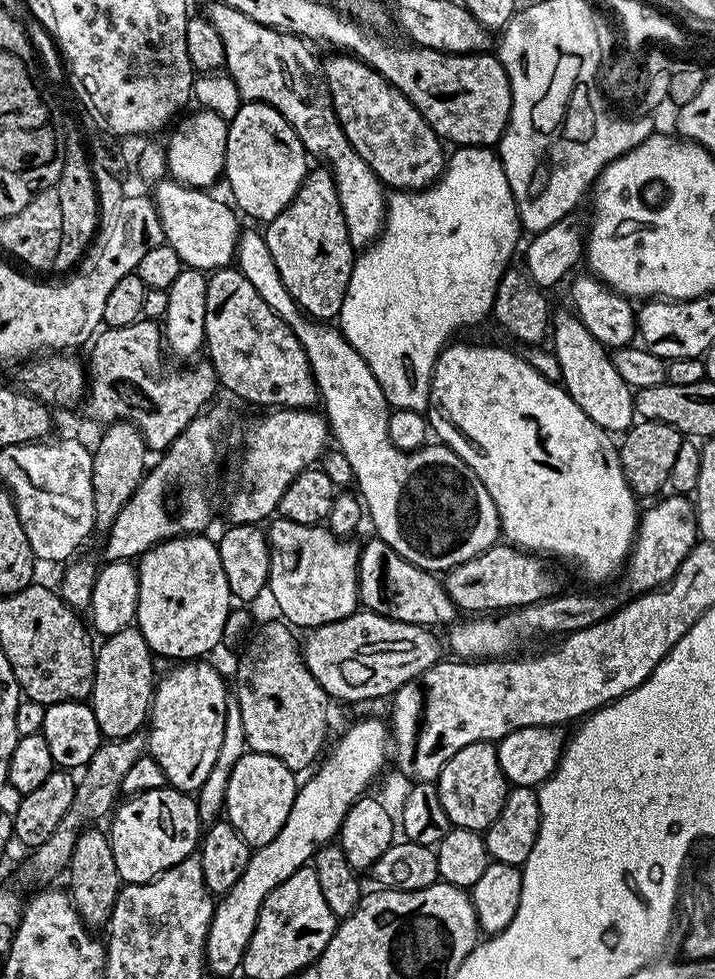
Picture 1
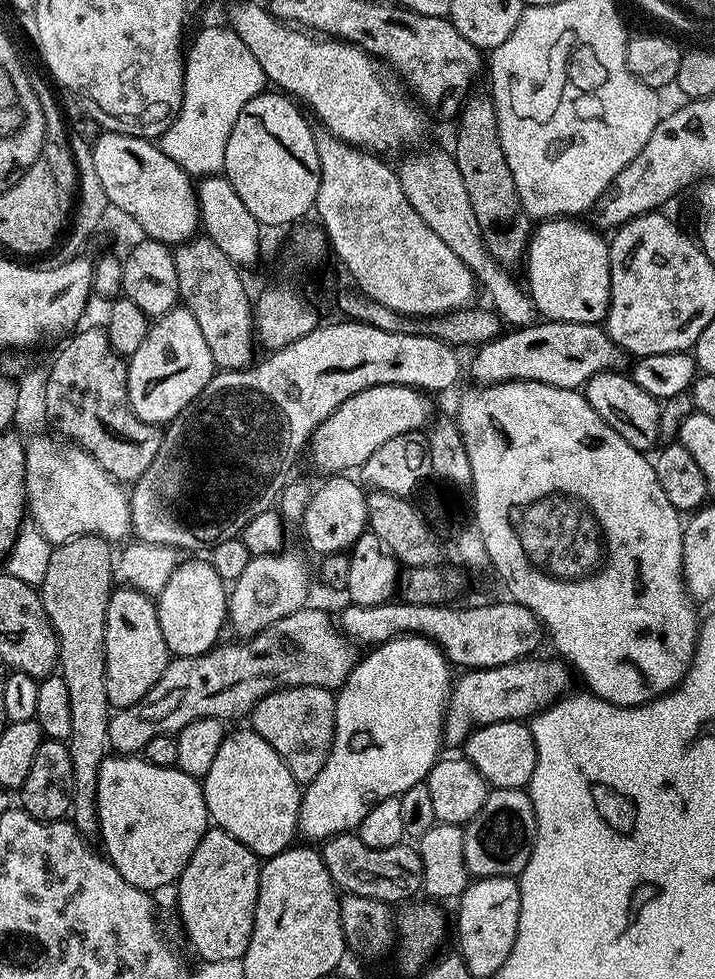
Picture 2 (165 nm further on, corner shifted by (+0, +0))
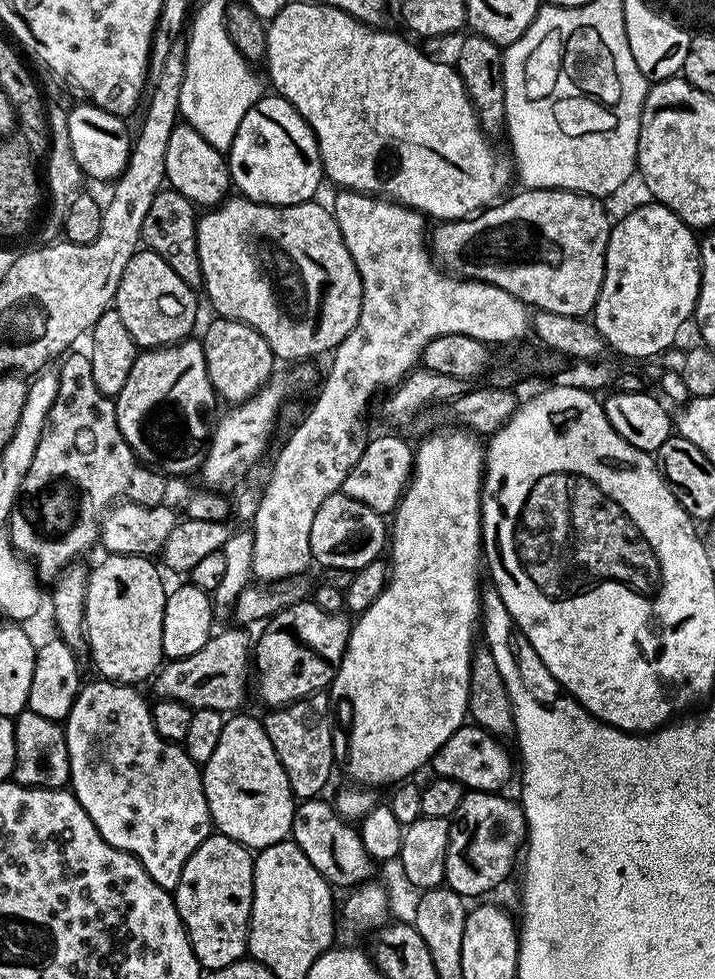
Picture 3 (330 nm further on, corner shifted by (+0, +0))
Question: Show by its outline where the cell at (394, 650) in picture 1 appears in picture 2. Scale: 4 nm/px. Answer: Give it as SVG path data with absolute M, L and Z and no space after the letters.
M305 606L294 614L283 616L278 622L266 626L266 630L256 636L237 639L237 644L221 643L219 646L213 646L209 652L203 652L201 656L178 656L169 659L166 670L162 670L162 678L154 682L146 698L142 698L135 706L113 711L108 731L109 745L120 754L140 754L143 753L146 742L150 742L150 738L179 734L195 720L211 718L231 722L235 716L247 717L263 696L279 692L282 688L303 686L339 690L344 685L344 679L358 663L358 648L340 631L333 617L331 620L322 609L312 607Z

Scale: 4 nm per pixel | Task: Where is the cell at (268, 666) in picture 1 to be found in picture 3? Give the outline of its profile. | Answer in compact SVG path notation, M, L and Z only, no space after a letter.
M324 690L313 692L292 704L265 713L262 723L270 738L270 746L274 746L274 754L278 754L278 762L282 762L282 770L286 770L293 797L297 801L319 797L323 793L320 791L327 786L328 779L332 776L332 764L334 765L334 709L329 693Z

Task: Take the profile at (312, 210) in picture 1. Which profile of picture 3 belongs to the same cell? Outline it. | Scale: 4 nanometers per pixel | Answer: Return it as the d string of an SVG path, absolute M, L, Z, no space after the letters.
M215 318L208 324L208 329L202 335L204 353L206 354L206 370L213 390L221 401L229 400L229 405L235 406L248 400L262 385L273 379L272 360L274 354L258 334L246 322L238 322L227 318Z

